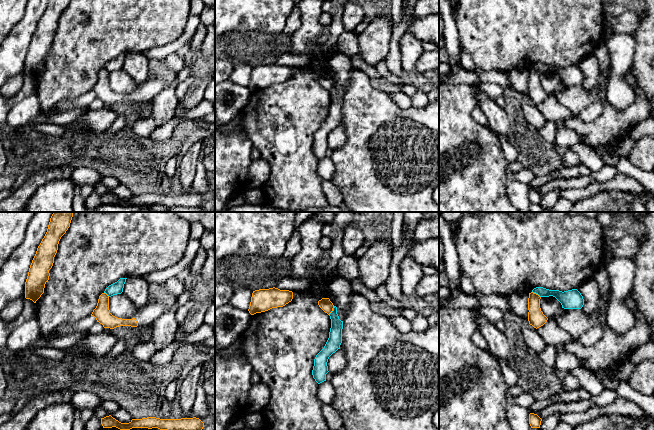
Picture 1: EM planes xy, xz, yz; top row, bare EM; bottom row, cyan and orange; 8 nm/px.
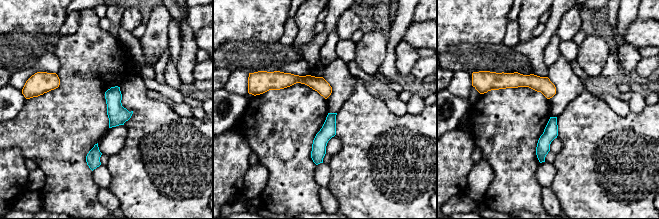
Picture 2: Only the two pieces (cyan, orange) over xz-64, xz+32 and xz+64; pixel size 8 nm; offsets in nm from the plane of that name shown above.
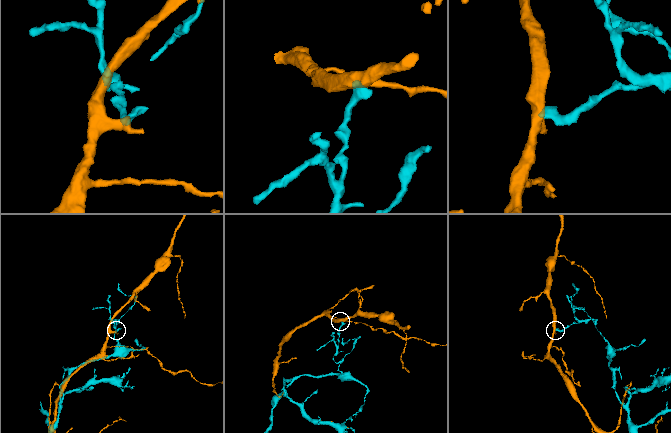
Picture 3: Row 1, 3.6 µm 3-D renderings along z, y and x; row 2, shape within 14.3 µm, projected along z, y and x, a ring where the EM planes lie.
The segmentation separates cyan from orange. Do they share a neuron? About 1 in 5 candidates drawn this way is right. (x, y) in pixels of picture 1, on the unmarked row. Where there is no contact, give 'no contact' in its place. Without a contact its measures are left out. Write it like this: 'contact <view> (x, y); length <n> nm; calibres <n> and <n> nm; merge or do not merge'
contact xz (333, 86); length 90 nm; calibres 120 and 100 nm; do not merge

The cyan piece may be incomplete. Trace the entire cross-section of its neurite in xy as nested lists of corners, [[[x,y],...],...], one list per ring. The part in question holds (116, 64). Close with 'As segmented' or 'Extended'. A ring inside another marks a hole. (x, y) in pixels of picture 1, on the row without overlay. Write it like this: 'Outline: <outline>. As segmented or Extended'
Outline: [[[120,54],[117,58],[109,61],[104,69],[106,69],[109,73],[117,70],[121,70],[123,68],[124,60],[127,54]]]. As segmented

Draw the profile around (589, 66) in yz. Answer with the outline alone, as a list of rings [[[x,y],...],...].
[[[592,53],[577,66],[581,69],[584,75],[583,87],[590,91],[597,85],[597,79],[599,76],[599,62],[597,57]]]

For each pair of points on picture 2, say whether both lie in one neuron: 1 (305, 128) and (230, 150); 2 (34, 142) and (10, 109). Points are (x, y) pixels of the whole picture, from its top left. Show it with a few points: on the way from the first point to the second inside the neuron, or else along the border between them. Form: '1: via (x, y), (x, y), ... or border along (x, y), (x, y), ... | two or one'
1: border along (231, 129), (239, 132), (245, 138), (252, 152) | two
2: border along (26, 99), (23, 107), (10, 120) | two

